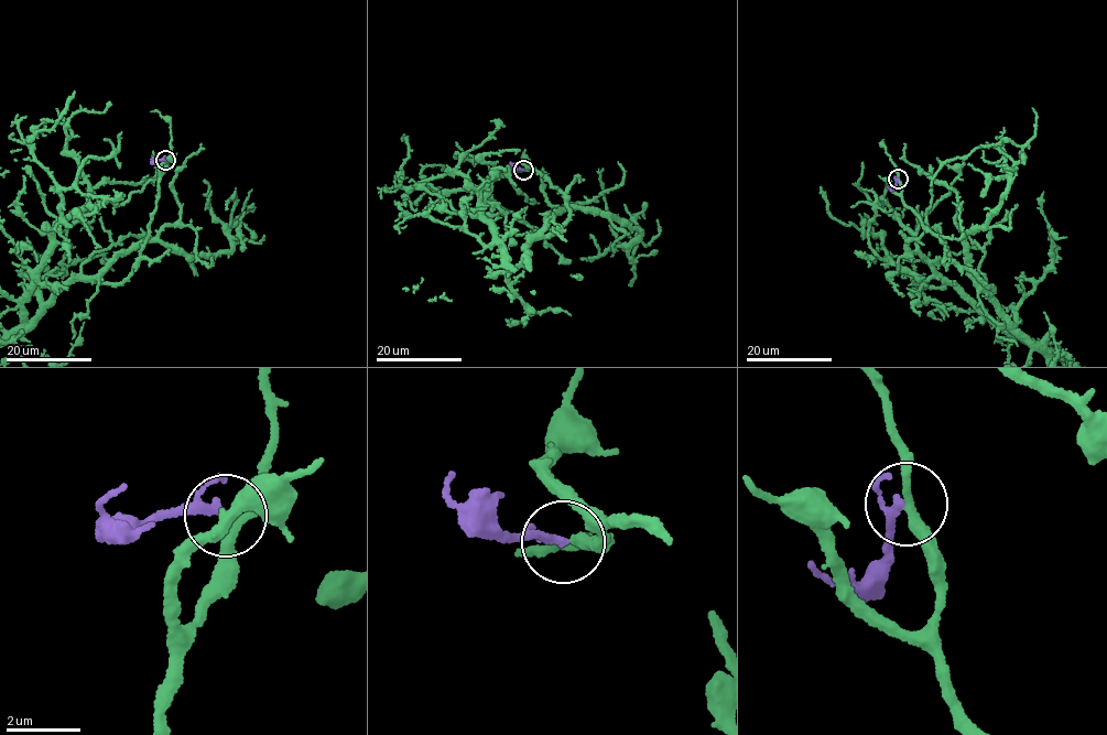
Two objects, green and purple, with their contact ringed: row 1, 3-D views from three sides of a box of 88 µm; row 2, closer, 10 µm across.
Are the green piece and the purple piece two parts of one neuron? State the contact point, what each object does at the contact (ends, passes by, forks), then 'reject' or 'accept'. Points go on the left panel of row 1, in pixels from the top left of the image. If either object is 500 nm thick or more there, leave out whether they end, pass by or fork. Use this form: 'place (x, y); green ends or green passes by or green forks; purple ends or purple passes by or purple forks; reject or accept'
place (165, 160); green passes by; purple passes by; reject

